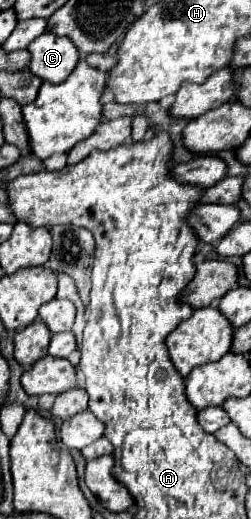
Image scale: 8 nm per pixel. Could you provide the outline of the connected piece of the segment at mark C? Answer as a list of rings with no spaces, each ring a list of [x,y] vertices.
[[[43,33],[27,49],[31,53],[29,71],[49,83],[63,83],[79,63],[73,41],[53,33]]]

